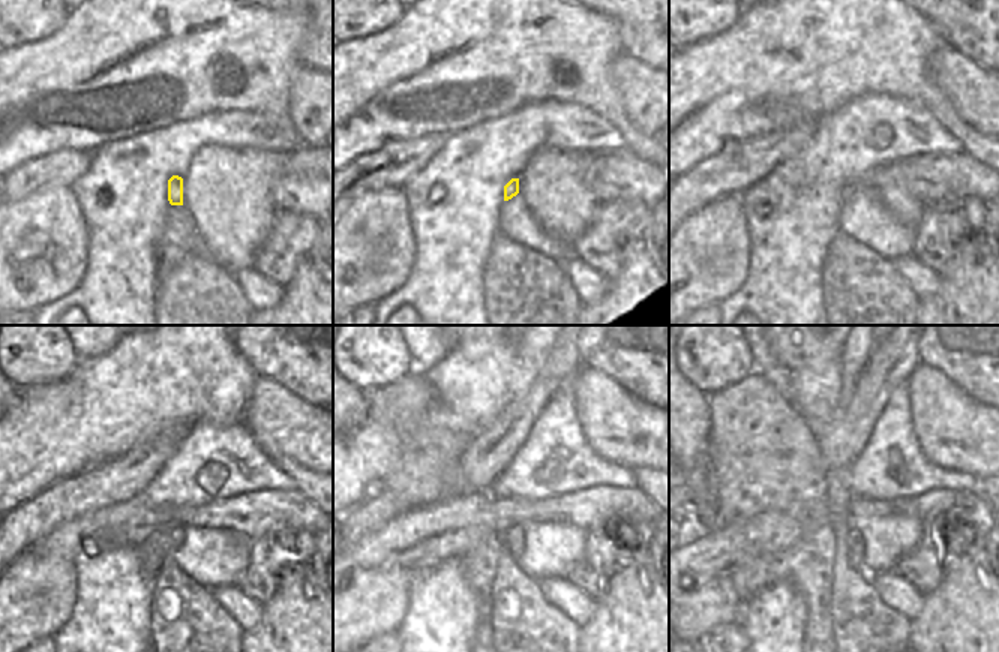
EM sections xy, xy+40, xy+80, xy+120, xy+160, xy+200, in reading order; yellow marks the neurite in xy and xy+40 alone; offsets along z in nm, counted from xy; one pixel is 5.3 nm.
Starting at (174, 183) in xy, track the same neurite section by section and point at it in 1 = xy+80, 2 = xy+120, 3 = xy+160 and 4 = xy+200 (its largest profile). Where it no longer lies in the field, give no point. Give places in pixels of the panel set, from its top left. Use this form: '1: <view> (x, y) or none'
1: xy+80 (848, 189)
2: xy+120 (177, 535)
3: xy+160 (515, 538)
4: xy+200 (855, 540)

